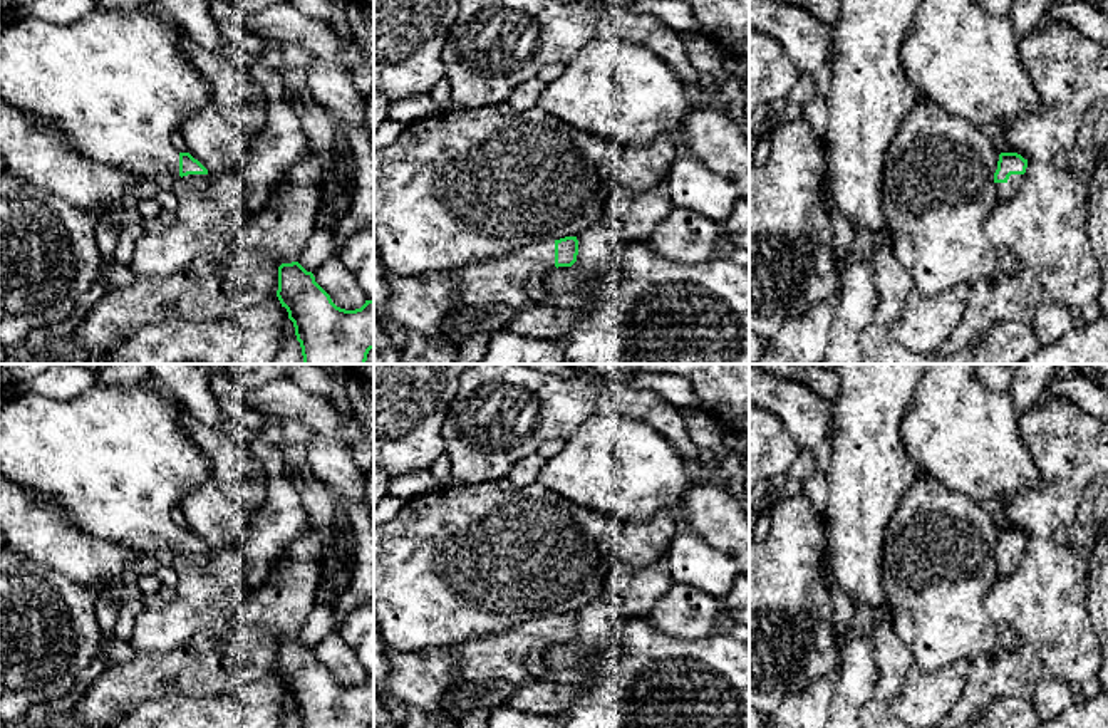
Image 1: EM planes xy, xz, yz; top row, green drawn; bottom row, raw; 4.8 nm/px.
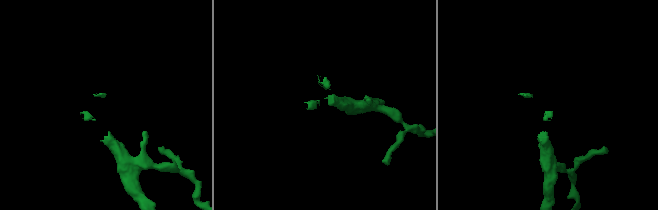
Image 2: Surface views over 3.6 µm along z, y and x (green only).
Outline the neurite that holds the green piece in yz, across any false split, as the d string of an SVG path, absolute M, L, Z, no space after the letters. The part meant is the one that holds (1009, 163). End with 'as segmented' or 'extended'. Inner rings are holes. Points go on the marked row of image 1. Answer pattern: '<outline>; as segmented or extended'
M1017 153L999 154L997 169L994 173L997 201L1004 201L1016 195L1023 183L1026 168L1028 159L1024 159L1021 154Z; extended

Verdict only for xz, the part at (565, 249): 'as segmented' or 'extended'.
extended

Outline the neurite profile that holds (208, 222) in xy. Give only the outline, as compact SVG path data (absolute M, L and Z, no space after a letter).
M283 89L267 91L267 117L248 144L243 161L225 174L210 174L205 188L176 178L174 220L163 233L134 242L134 277L169 277L198 257L225 265L241 231L272 201L282 178L308 153L302 121Z

